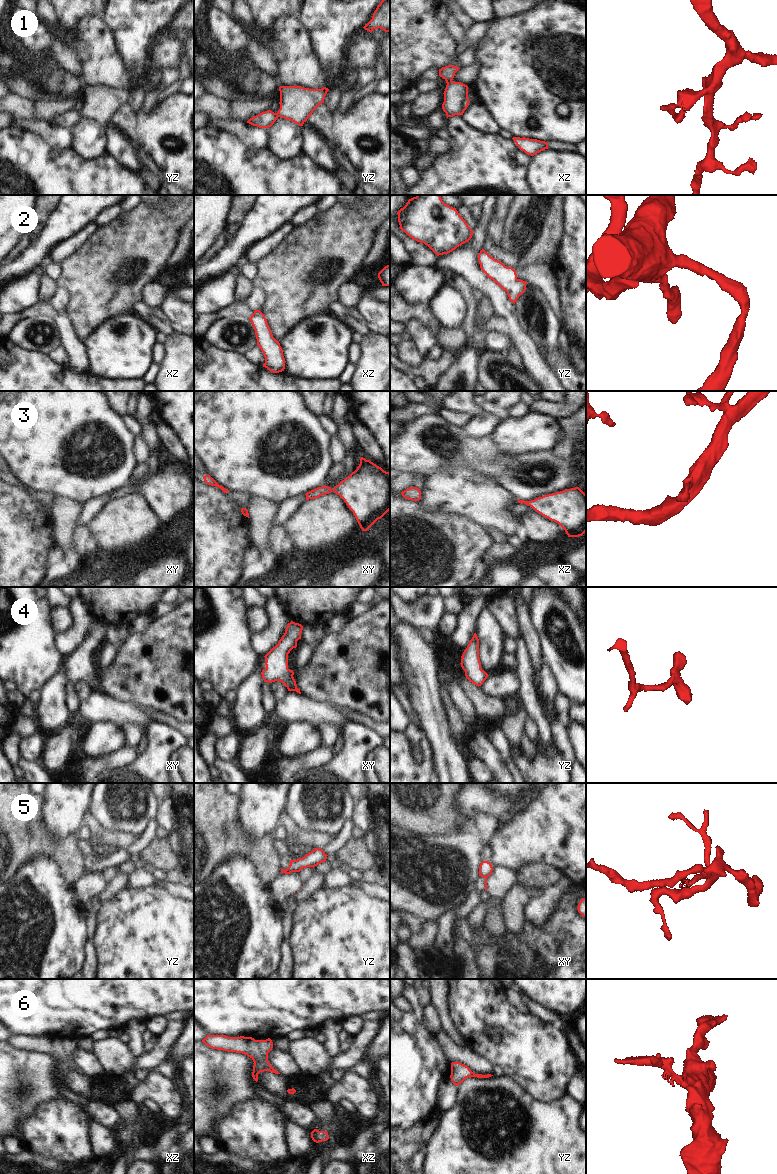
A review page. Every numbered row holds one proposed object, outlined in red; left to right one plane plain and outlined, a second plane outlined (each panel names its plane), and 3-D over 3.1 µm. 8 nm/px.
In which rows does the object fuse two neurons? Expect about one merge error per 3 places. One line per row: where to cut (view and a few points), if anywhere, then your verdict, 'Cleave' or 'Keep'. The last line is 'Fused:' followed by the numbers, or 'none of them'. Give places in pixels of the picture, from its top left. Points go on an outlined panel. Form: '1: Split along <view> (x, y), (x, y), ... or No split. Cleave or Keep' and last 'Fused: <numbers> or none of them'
1: Split along xz (452, 81), (447, 84). Cleave
2: No split. Keep
3: No split. Keep
4: No split. Keep
5: Split along xy (491, 872), (485, 878). Cleave
6: No split. Keep
Fused: 1, 5

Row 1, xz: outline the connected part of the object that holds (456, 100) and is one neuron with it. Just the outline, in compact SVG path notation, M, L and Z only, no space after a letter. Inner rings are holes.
M450 82L444 91L444 102L442 109L447 118L455 115L463 115L469 102L468 86L461 82Z

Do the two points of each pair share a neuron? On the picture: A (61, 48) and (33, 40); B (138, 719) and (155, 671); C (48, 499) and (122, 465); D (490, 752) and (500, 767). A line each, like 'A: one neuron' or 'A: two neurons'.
A: one neuron
B: two neurons
C: two neurons
D: one neuron

